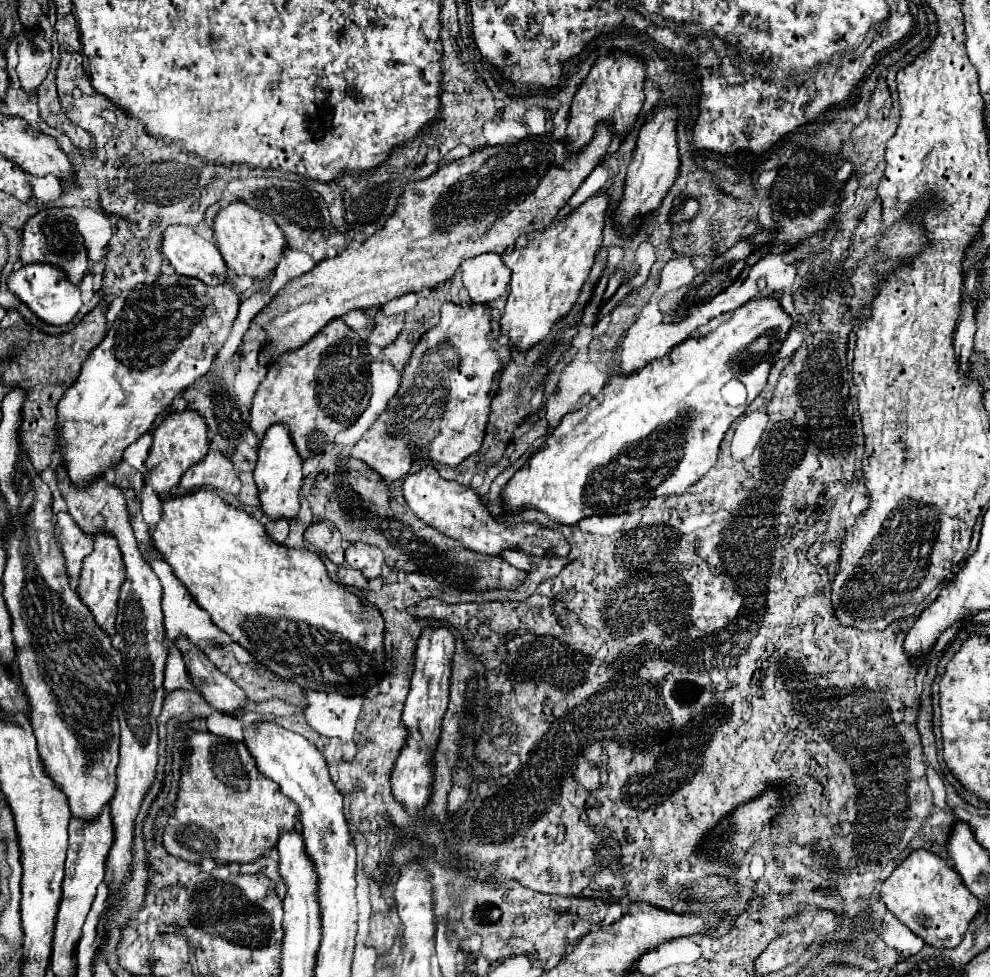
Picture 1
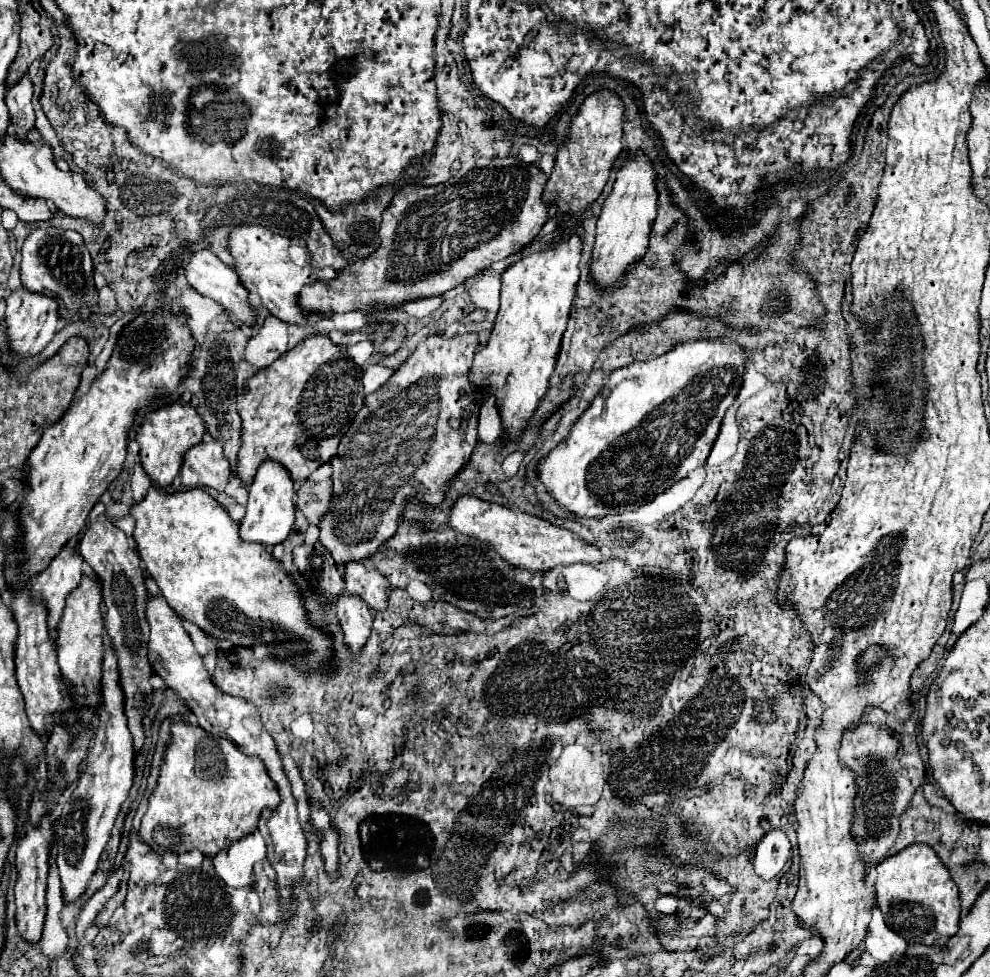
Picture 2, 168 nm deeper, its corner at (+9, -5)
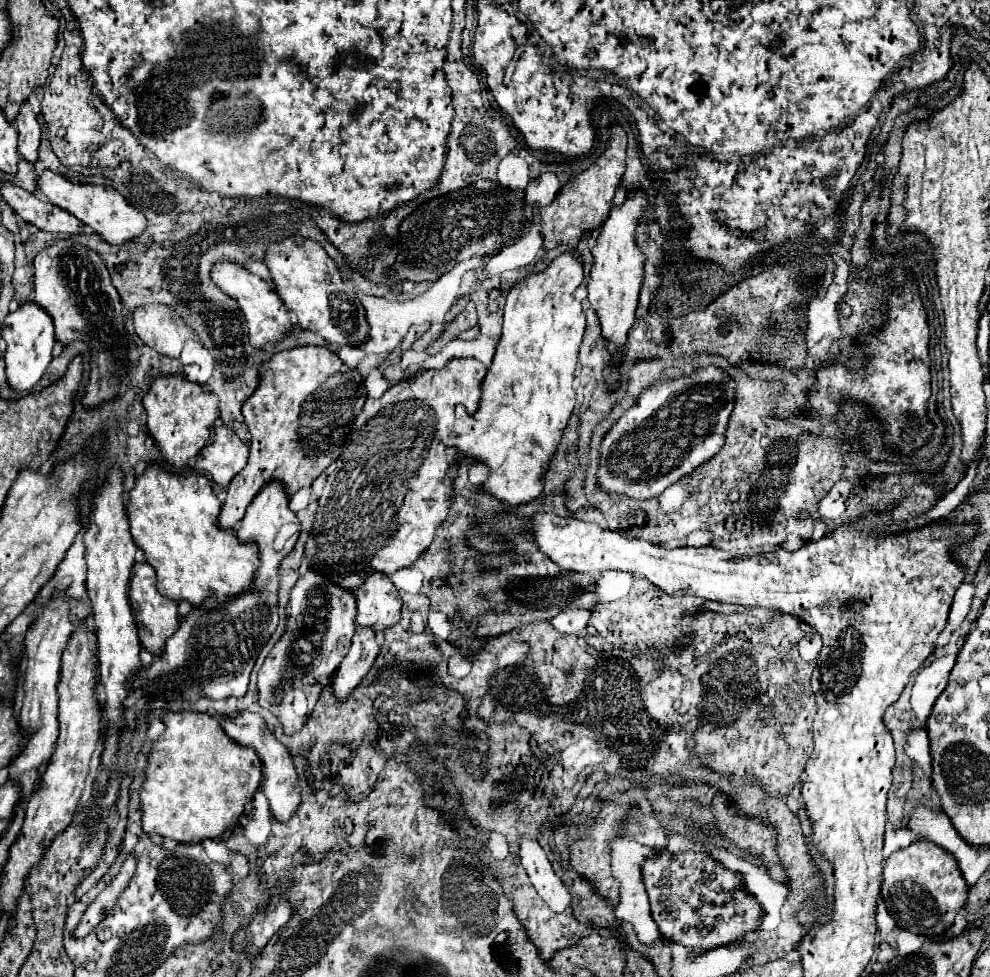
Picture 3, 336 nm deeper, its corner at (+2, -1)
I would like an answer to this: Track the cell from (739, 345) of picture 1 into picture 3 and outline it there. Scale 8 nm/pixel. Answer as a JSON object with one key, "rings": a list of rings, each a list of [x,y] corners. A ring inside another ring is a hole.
{"rings":[[[713,365],[643,389],[635,405],[613,423],[601,441],[597,485],[611,495],[651,499],[693,473],[723,447],[735,391],[735,379],[725,369]]]}

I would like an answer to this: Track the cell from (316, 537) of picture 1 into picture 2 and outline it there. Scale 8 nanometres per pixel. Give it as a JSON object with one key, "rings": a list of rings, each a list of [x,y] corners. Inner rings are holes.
{"rings":[[[474,333],[454,335],[452,339],[428,337],[388,383],[364,399],[350,429],[342,435],[338,453],[332,457],[332,501],[318,525],[320,543],[330,553],[320,543],[294,549],[296,571],[324,595],[326,603],[334,603],[344,591],[342,569],[336,565],[372,555],[372,549],[350,549],[348,545],[376,539],[376,547],[380,547],[390,535],[394,537],[404,505],[412,497],[422,505],[438,507],[450,481],[470,459],[478,443],[478,393],[468,381],[476,347],[478,337]],[[456,413],[462,413],[464,423],[460,429],[450,429],[448,419]]]}

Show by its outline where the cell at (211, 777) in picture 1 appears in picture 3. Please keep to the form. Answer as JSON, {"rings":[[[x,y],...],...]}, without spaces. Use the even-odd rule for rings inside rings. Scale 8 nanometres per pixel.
{"rings":[[[165,713],[163,715],[165,733],[159,741],[153,743],[147,765],[147,781],[141,789],[143,803],[143,831],[147,835],[167,837],[179,843],[201,843],[205,839],[227,841],[231,837],[241,815],[247,813],[247,807],[253,803],[255,793],[261,791],[263,765],[255,749],[235,743],[219,723],[207,713]]]}

